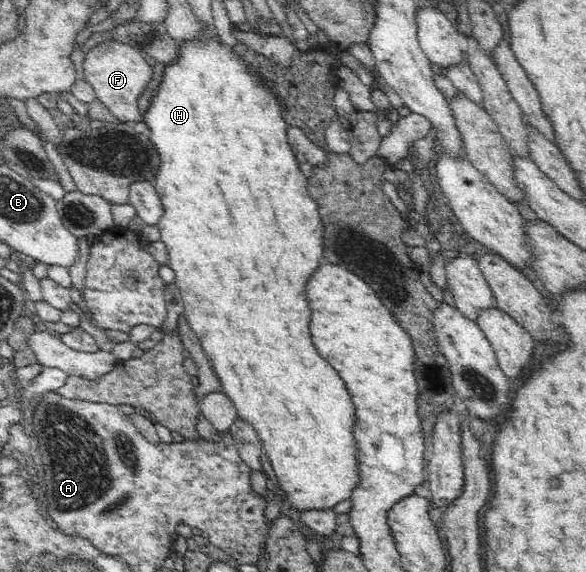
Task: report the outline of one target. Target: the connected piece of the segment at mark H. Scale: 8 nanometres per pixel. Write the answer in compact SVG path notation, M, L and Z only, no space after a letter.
M199 21L202 33L194 39L178 42L178 57L166 64L156 95L151 97L151 104L145 112L143 119L148 125L148 135L158 156L160 165L156 173L156 191L163 207L162 217L157 223L161 238L167 247L169 267L175 273L175 285L184 301L183 312L188 313L188 323L192 331L202 341L204 351L216 361L214 371L218 375L221 391L232 401L233 408L242 419L250 421L252 427L258 431L262 447L272 463L272 469L288 495L288 501L294 509L332 509L340 501L351 497L352 489L358 486L359 459L356 458L356 443L352 437L354 427L354 405L346 391L344 381L338 373L316 353L310 341L310 309L306 299L306 281L318 269L320 259L324 255L324 241L322 241L322 214L319 212L316 201L307 189L307 177L304 170L300 170L300 162L296 159L296 151L288 141L290 125L285 122L284 110L286 109L279 95L272 87L266 84L262 74L253 69L251 63L246 63L229 43L224 43L217 33L211 34L207 25Z

